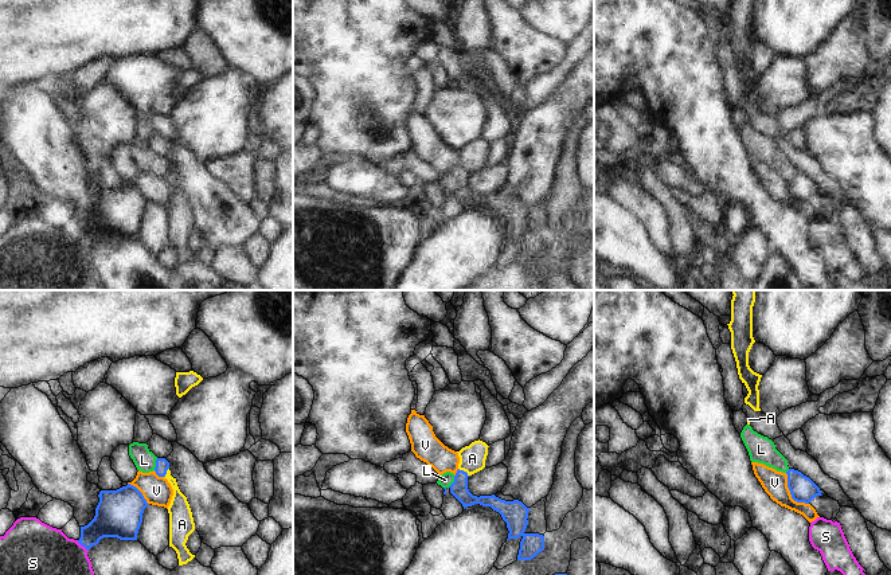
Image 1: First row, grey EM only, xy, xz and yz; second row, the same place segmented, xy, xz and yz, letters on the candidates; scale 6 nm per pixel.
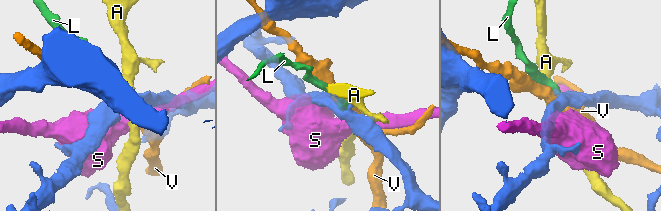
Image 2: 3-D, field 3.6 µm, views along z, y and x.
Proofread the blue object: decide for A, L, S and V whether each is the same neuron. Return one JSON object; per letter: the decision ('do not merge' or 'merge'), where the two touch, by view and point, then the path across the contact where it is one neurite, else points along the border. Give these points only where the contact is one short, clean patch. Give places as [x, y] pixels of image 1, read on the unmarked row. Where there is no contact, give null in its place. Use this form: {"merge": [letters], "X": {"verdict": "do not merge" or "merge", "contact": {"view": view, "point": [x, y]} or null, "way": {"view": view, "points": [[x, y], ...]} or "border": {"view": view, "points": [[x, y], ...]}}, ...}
{"merge": ["L"], "A": {"verdict": "do not merge", "contact": {"view": "xz", "point": [462, 169]}, "border": {"view": "xz", "points": [[458, 167], [468, 175]]}}, "L": {"verdict": "merge", "contact": {"view": "xy", "point": [156, 163]}, "way": {"view": "xy", "points": [[161, 163], [156, 163], [144, 159]]}}, "S": {"verdict": "do not merge", "contact": {"view": "xy", "point": [82, 243]}}, "V": {"verdict": "do not merge", "contact": {"view": "yz", "point": [790, 192]}}}

